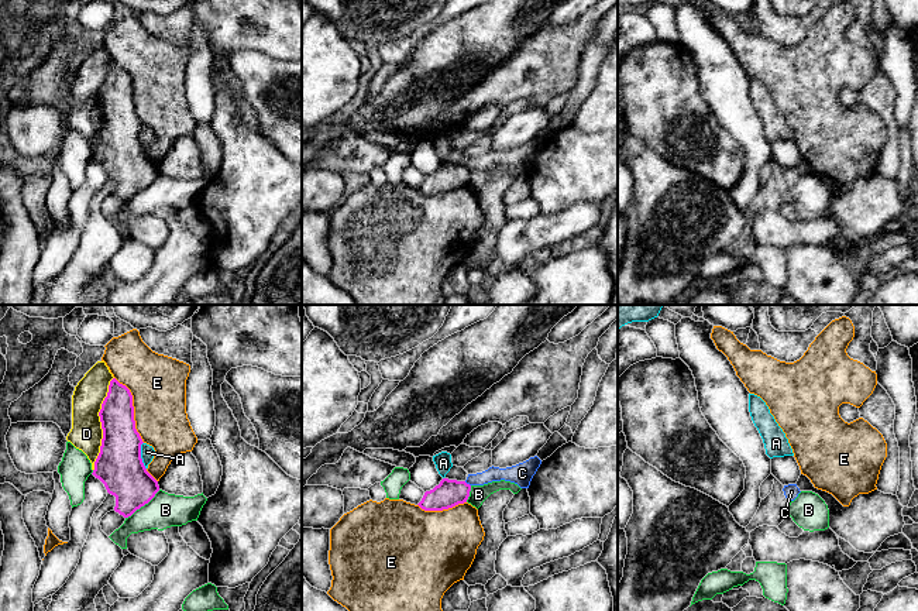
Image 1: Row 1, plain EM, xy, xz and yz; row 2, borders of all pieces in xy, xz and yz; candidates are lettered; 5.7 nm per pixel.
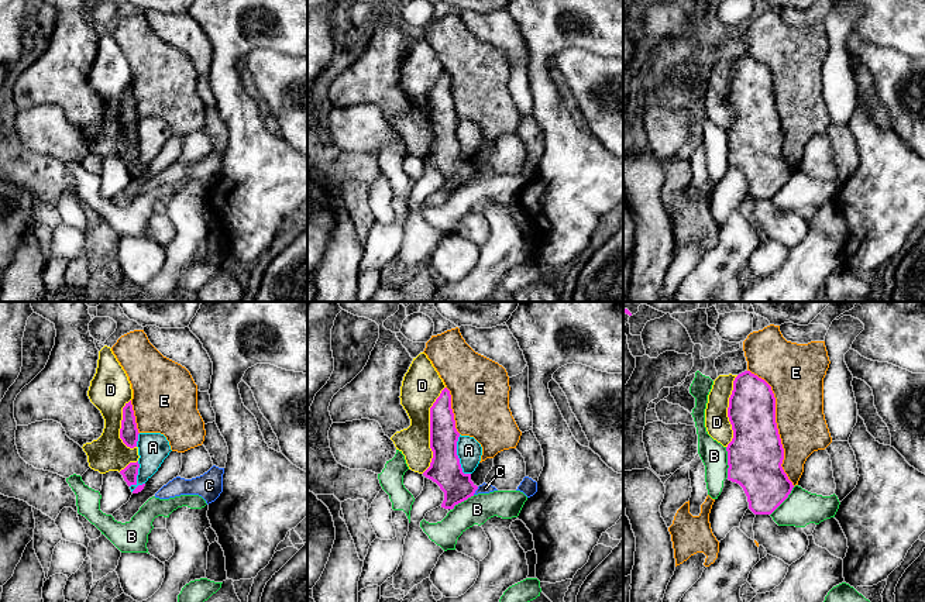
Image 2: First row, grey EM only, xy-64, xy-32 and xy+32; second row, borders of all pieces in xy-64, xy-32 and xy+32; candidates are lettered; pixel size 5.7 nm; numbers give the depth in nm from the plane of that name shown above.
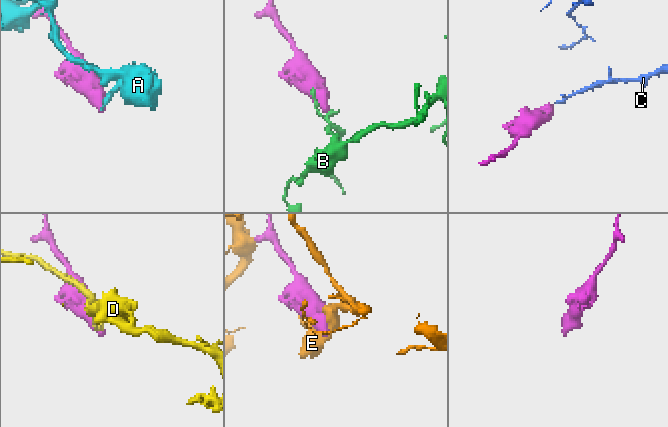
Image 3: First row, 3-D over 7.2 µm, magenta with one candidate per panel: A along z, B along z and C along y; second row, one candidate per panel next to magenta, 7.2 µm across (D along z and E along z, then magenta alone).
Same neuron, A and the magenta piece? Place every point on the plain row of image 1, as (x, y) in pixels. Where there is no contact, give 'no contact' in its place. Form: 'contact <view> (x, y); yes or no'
contact xy (140, 140); no

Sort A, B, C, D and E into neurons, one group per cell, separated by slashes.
A / B / C / D / E

